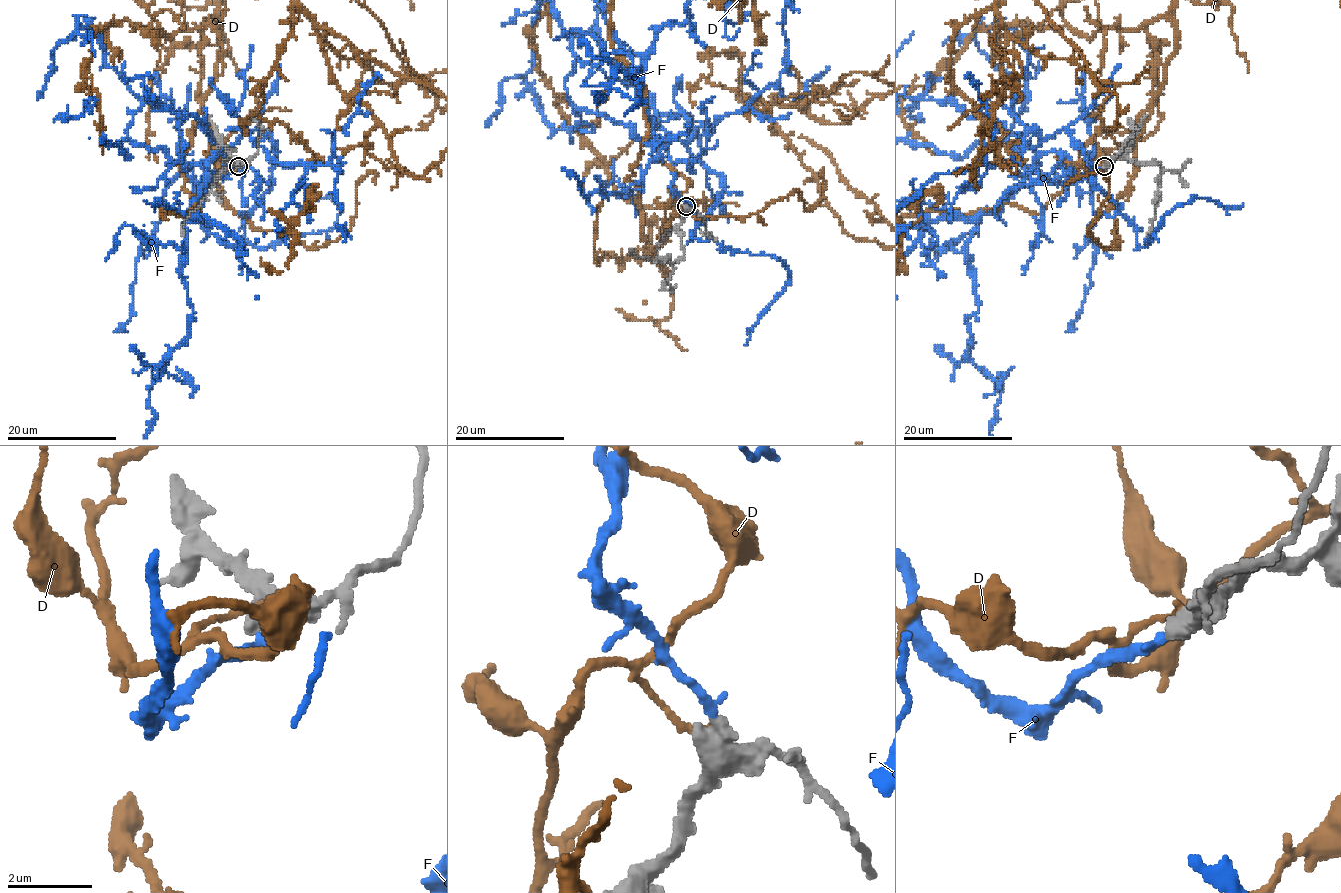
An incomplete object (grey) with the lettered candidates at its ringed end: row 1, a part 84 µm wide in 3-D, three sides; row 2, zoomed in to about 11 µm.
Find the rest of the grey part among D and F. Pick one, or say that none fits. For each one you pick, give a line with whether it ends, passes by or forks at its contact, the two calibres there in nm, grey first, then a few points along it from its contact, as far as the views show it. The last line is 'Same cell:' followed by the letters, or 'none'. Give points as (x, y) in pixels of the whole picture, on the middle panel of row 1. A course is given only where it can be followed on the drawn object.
F: it ends; calibres 550 and 220 nm
Same cell: F

